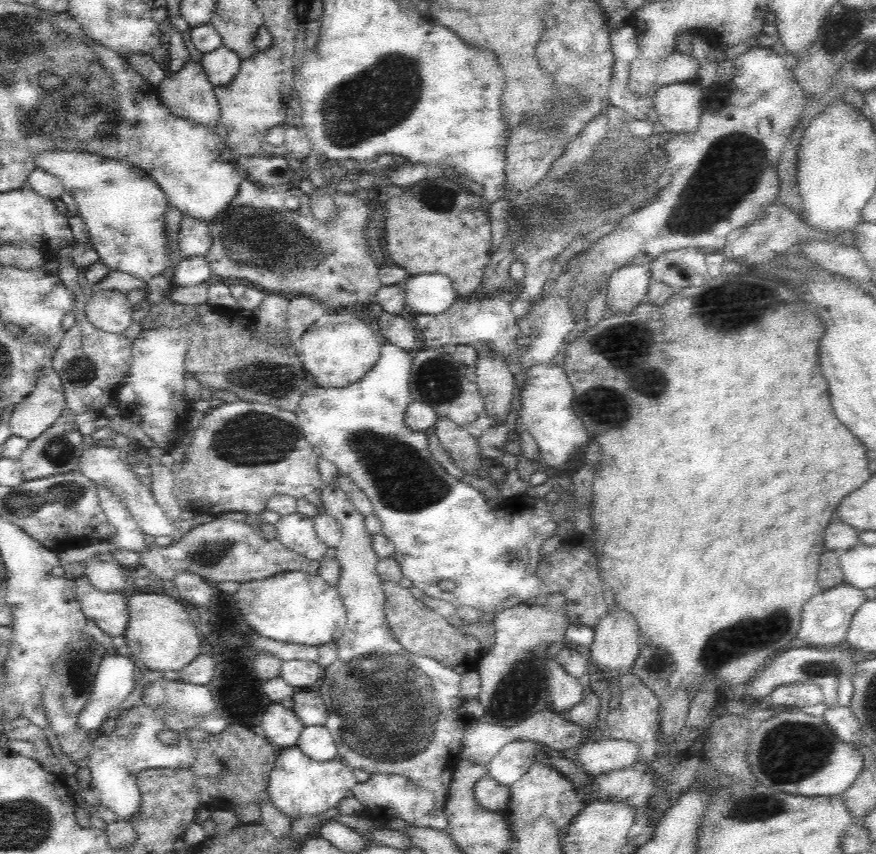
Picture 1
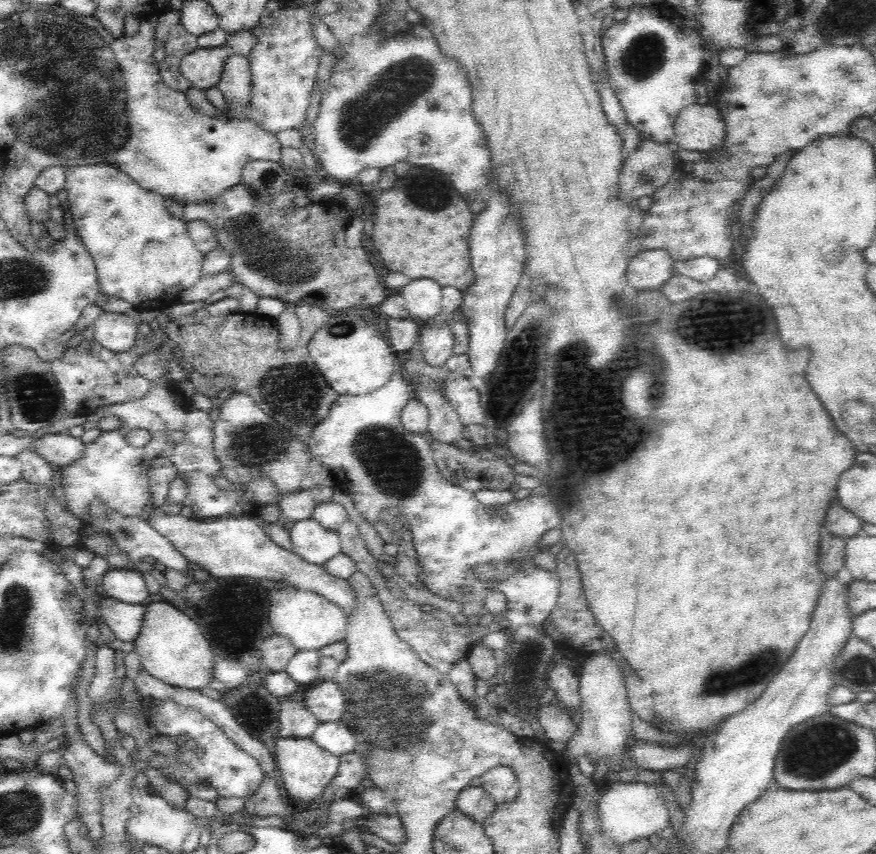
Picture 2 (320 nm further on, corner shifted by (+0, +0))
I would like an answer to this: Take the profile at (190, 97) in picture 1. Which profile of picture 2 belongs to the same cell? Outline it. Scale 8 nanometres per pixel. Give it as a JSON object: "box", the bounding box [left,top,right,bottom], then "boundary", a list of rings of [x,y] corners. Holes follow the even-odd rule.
{"box":[180,46,231,90],"boundary":[[[227,46],[216,48],[196,47],[186,53],[180,61],[180,70],[194,88],[208,90],[218,84],[224,60],[228,58],[231,48]]]}

